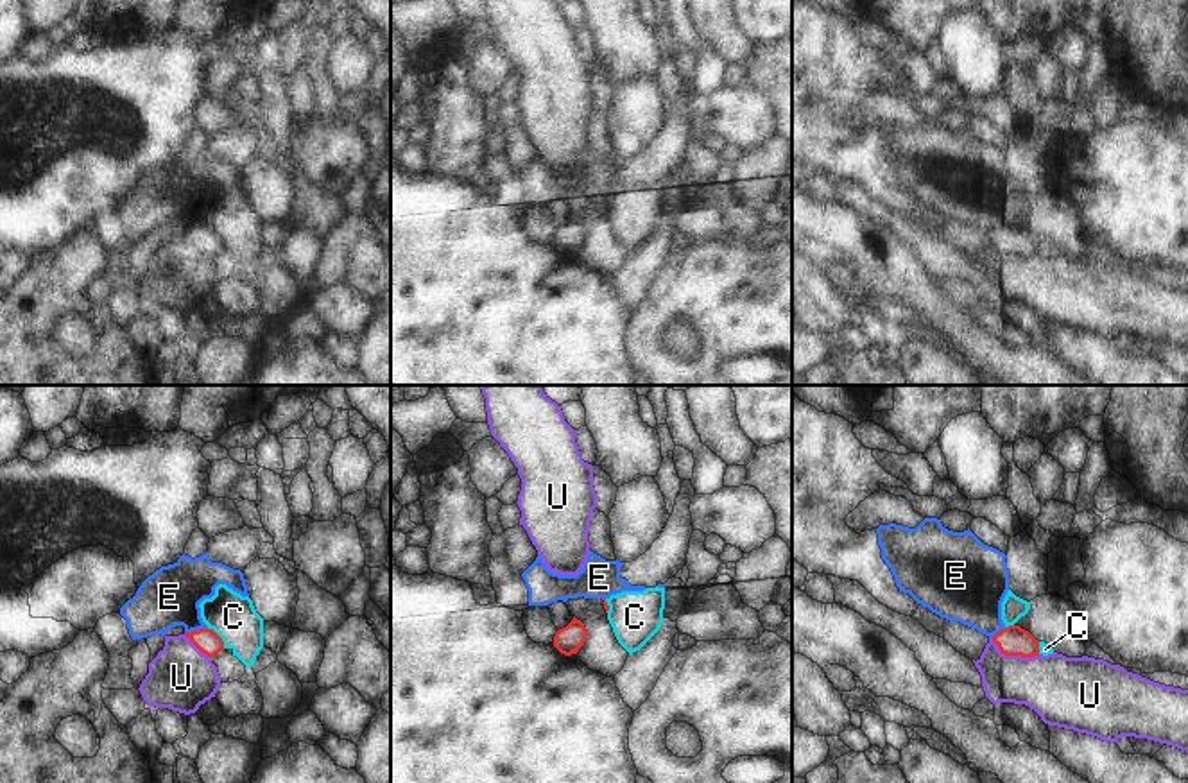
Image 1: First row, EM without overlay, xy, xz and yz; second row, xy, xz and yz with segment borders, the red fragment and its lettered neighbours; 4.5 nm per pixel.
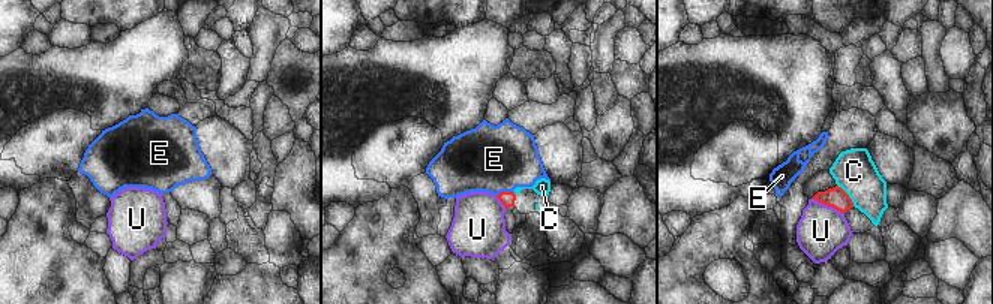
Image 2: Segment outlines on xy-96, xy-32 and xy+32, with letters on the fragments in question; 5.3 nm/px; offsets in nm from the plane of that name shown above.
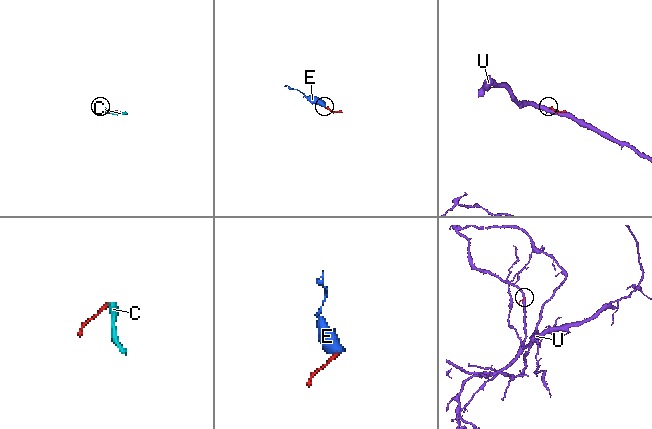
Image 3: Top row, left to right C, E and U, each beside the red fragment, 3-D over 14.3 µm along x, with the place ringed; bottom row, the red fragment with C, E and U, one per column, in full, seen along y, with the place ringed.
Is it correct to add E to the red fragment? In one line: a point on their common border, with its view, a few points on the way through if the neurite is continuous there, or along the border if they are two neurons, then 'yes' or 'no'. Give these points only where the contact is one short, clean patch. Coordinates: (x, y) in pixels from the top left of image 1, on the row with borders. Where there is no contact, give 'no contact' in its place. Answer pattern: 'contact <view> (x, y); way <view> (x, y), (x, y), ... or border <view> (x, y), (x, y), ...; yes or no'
contact xy (196, 631); border xy (206, 626), (185, 633); no

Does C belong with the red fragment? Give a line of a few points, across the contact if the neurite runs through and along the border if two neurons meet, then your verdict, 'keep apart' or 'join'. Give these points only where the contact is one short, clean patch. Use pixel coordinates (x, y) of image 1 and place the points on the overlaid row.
xy (206, 628), (221, 638), (224, 647) | keep apart

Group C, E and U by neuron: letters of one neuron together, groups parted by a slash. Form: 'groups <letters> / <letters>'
groups C E / U

